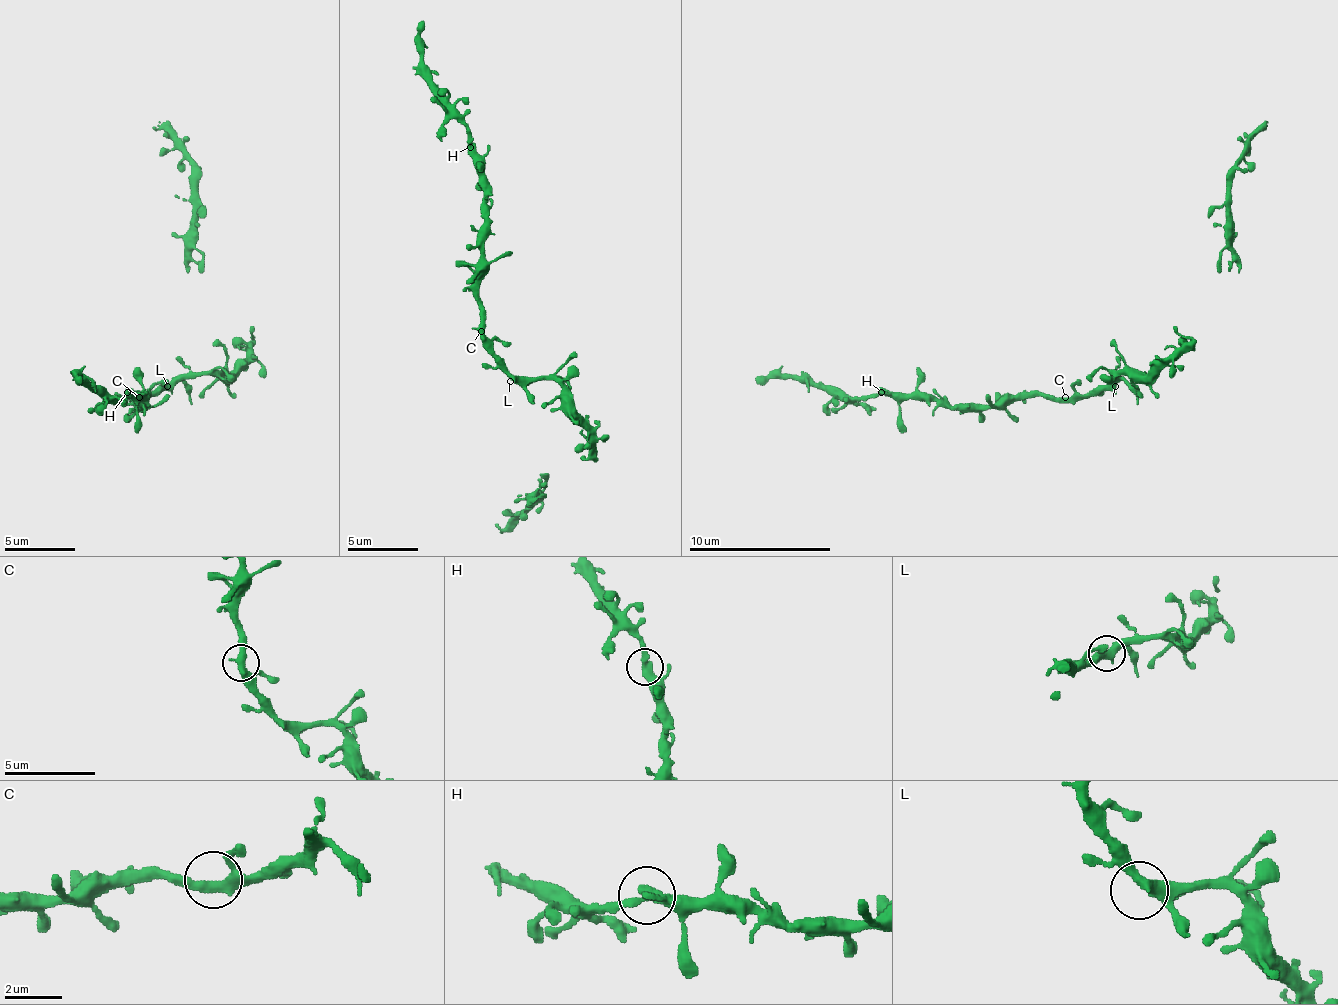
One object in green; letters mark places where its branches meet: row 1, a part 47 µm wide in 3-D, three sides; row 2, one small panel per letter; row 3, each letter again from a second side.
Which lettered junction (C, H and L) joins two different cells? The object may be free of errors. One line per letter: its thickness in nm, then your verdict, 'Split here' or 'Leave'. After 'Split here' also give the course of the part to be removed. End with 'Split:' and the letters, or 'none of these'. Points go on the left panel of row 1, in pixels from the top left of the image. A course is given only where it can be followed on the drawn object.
C: Thickness 400 nm. Leave
H: Thickness 400 nm. Leave
L: Thickness 400 nm. Leave
Split: none of these

